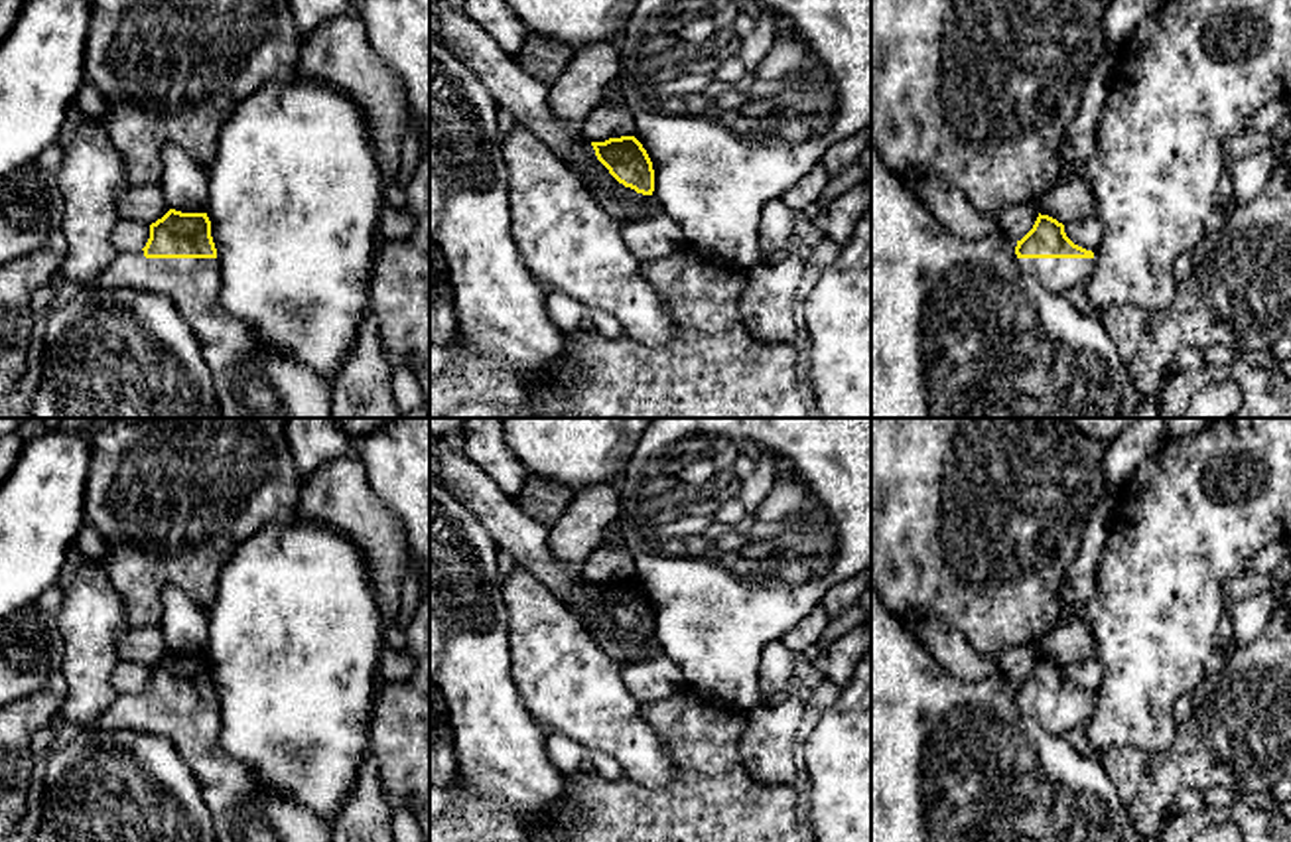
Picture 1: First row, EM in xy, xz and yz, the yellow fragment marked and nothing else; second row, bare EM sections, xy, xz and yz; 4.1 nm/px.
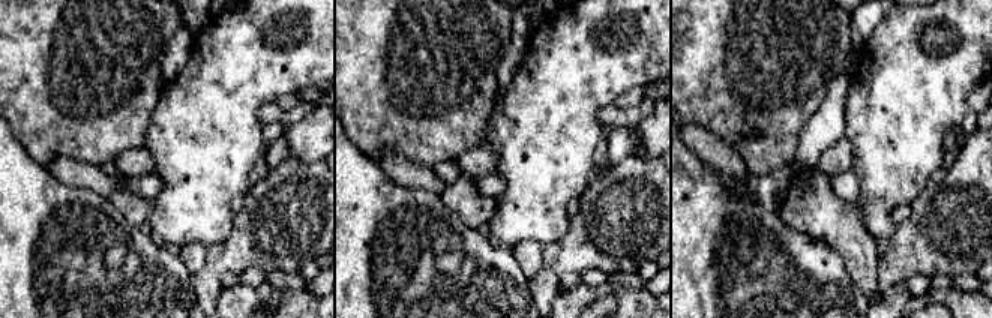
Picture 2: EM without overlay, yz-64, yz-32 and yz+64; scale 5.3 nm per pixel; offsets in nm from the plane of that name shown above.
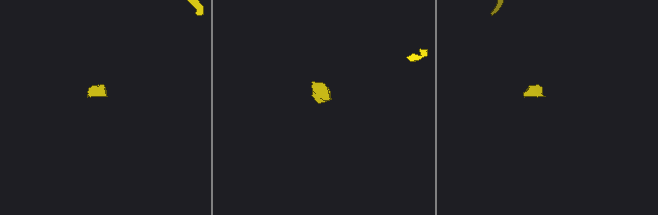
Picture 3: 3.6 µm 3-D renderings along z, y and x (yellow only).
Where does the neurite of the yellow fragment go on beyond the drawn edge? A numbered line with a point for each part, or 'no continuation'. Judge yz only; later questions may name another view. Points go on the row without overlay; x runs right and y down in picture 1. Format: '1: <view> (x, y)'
1: yz (1057, 716)

